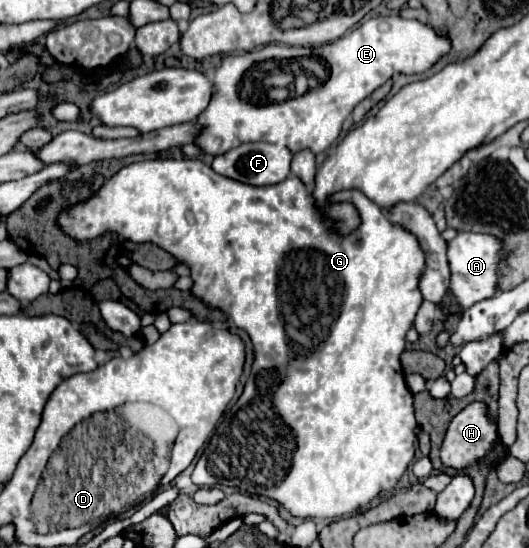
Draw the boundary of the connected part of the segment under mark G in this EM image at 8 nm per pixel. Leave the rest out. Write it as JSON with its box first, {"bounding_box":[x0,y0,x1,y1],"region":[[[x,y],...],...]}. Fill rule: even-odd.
{"bounding_box":[58,158,426,518],"region":[[[168,158],[168,160],[142,160],[124,166],[86,204],[78,204],[58,216],[60,228],[76,240],[90,240],[104,232],[118,232],[122,238],[130,242],[154,242],[162,246],[180,264],[186,264],[190,268],[190,278],[194,282],[190,288],[192,296],[212,308],[222,310],[238,328],[248,332],[254,346],[252,372],[248,376],[242,396],[232,406],[230,416],[224,416],[214,436],[210,438],[208,446],[214,450],[204,450],[202,456],[198,458],[192,472],[192,482],[196,486],[216,486],[216,484],[236,486],[250,494],[274,498],[282,506],[286,506],[292,516],[298,518],[336,518],[344,514],[354,514],[356,508],[366,506],[382,490],[394,488],[414,458],[414,440],[418,430],[418,424],[414,420],[412,394],[404,382],[404,374],[400,366],[400,354],[404,352],[406,346],[406,332],[414,326],[416,312],[424,302],[418,284],[426,270],[426,254],[418,238],[410,230],[406,230],[396,222],[390,222],[384,210],[376,202],[366,198],[360,190],[352,188],[328,196],[328,204],[336,204],[336,202],[350,202],[358,210],[360,224],[354,232],[340,234],[336,230],[336,222],[320,210],[312,192],[298,176],[288,176],[284,182],[274,186],[250,186],[244,182],[234,182],[232,178],[226,178],[222,174],[216,174],[208,164],[204,164],[198,158],[182,158],[182,160]]]}

